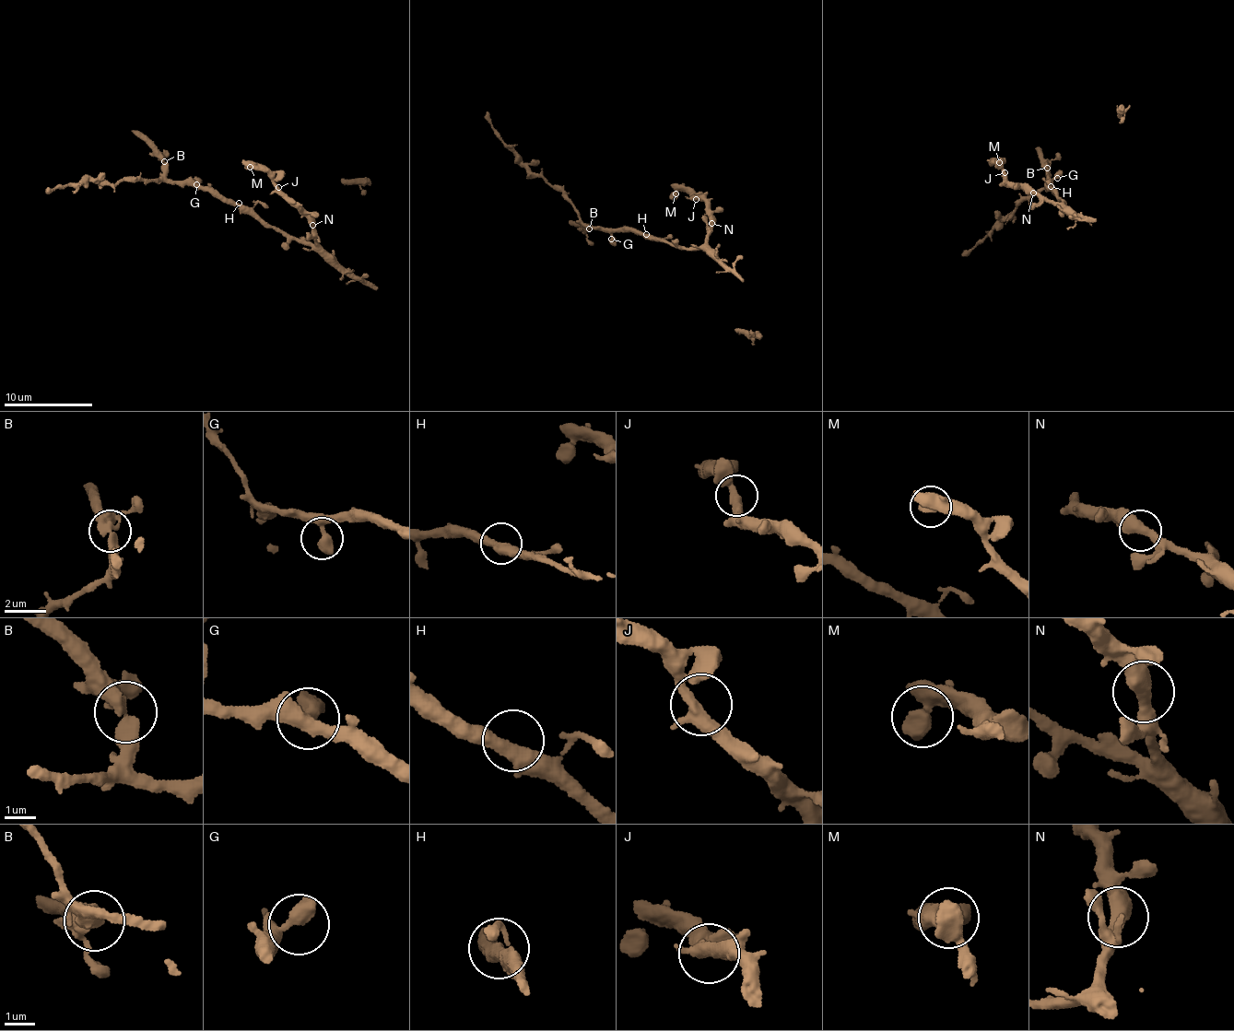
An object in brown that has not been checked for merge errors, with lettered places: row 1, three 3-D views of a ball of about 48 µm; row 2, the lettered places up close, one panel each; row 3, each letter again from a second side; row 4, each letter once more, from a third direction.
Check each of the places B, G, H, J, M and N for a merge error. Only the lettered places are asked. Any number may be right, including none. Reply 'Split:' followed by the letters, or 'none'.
Split: B

